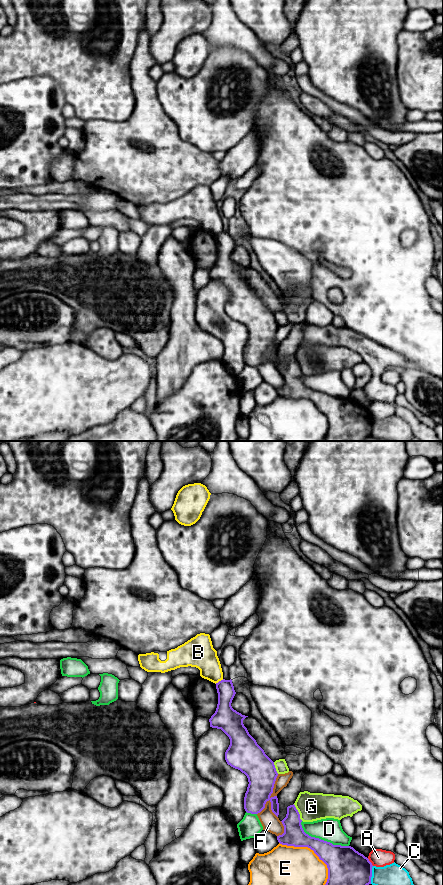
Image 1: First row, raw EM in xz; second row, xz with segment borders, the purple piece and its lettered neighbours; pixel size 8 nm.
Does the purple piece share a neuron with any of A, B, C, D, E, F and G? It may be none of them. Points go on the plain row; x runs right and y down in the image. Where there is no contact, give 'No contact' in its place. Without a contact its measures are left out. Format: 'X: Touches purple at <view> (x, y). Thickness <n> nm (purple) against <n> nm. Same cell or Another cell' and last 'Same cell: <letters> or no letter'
A: Touches purple at xz (370, 414). Thickness 360 nm (purple) against 140 nm. Another cell
B: Touches purple at xz (219, 233). Thickness 140 nm (purple) against 220 nm. Another cell
C: Touches purple at xz (371, 427). Thickness 360 nm (purple) against 200 nm. Another cell
D: Touches purple at xz (322, 392). Thickness 280 nm (purple) against 190 nm. Another cell
E: Touches purple at xz (313, 402). Thickness 260 nm (purple) against 460 nm. Another cell
F: Touches purple at xz (271, 345). Thickness 240 nm (purple) against 140 nm. Another cell
G: Touches purple at xz (298, 364). Thickness 170 nm (purple) against 220 nm. Another cell
Same cell: no letter

